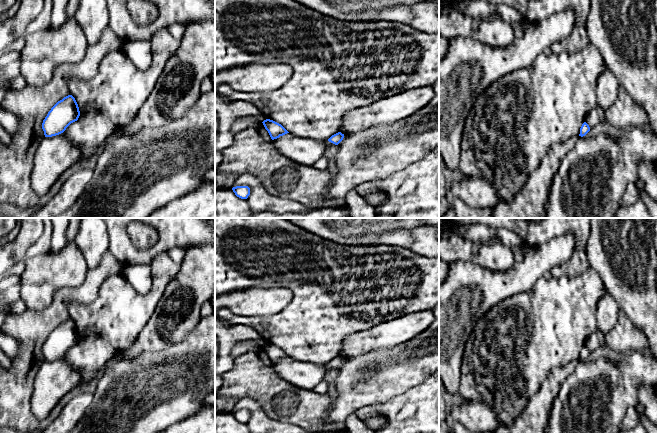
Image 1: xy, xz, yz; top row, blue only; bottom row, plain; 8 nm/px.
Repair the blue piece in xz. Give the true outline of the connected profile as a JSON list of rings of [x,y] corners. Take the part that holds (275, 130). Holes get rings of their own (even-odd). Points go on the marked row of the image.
[[[266,119],[262,123],[265,129],[268,131],[272,140],[289,133],[281,124],[273,120]]]

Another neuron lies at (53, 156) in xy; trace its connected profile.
[[[63,133],[43,137],[36,146],[33,158],[30,176],[33,191],[39,197],[46,195],[52,185],[64,177],[67,170],[80,160],[80,149]]]

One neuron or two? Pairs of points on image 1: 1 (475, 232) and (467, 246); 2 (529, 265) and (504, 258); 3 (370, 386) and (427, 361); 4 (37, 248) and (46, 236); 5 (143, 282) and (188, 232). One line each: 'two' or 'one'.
1: two
2: two
3: one
4: one
5: two

